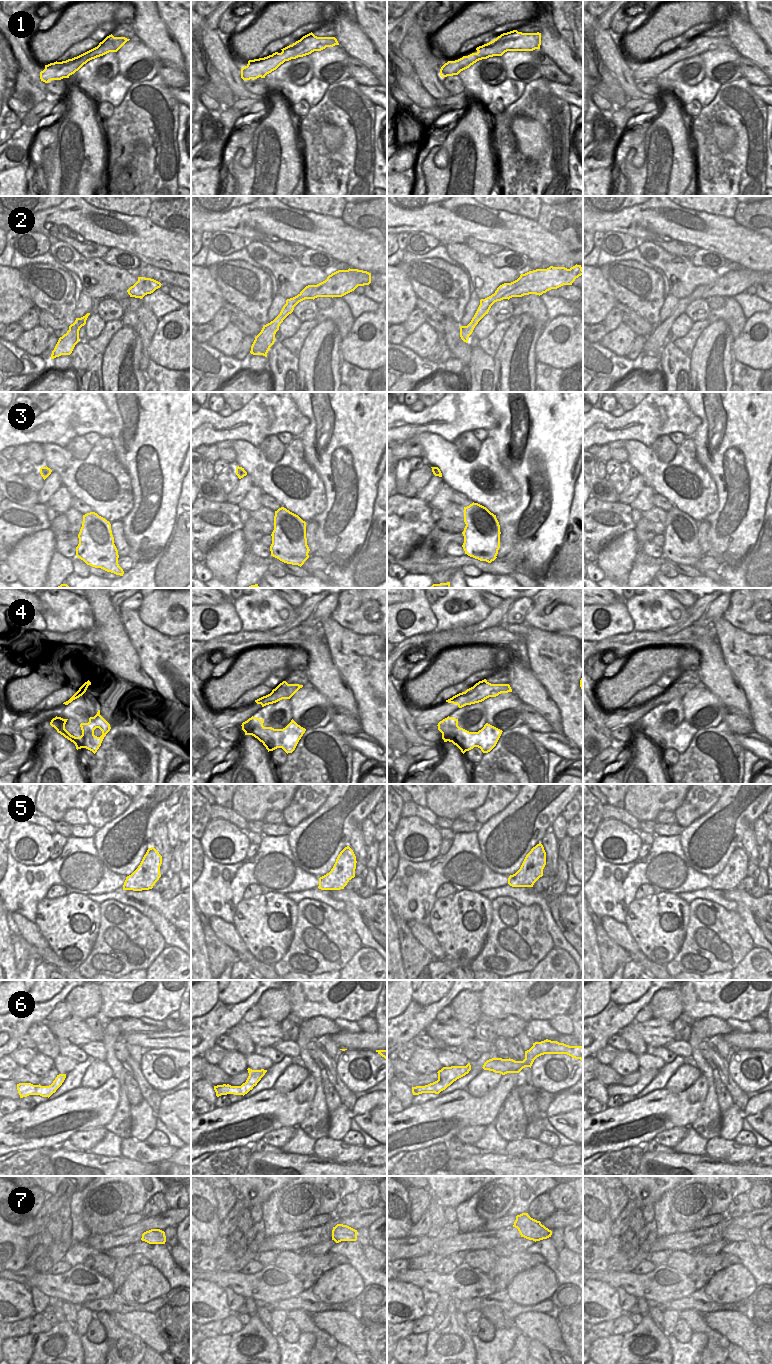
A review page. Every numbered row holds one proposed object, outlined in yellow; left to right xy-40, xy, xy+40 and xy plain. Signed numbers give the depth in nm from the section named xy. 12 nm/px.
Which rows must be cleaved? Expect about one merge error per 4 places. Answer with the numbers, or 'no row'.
4

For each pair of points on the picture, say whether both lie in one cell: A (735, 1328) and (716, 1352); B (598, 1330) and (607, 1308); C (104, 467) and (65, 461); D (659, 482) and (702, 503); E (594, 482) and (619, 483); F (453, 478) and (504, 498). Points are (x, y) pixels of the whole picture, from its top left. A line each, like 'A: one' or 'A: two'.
A: two
B: two
C: one
D: one
E: two
F: one

